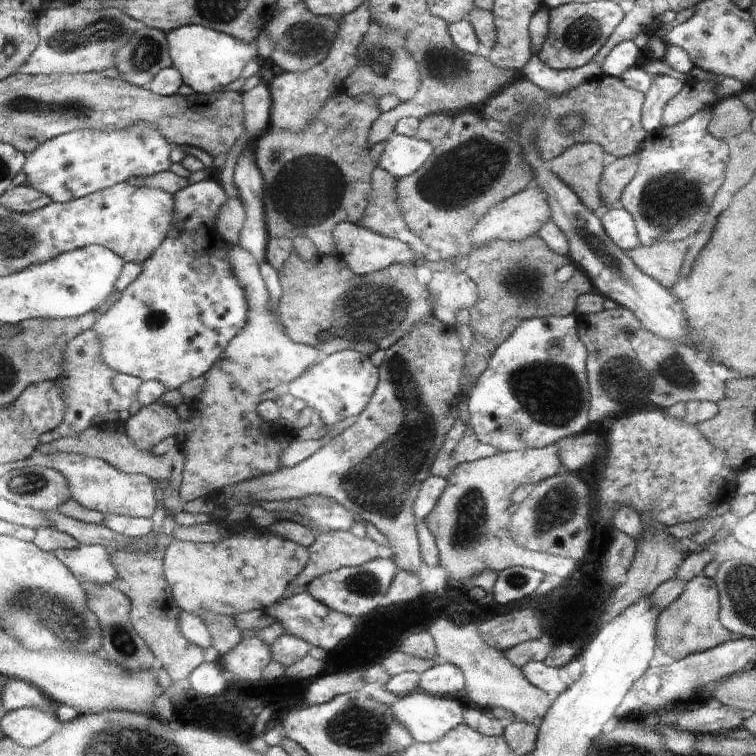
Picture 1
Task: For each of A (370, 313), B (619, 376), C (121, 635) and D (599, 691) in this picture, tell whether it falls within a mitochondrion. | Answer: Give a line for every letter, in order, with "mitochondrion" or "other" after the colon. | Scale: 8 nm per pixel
A: mitochondrion
B: mitochondrion
C: mitochondrion
D: other

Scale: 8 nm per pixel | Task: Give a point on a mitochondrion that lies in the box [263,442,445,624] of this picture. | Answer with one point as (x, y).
(366, 584)

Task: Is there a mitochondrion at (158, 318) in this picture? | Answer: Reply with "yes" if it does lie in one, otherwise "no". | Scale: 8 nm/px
yes

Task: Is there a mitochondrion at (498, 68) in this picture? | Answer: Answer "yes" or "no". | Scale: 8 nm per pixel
no

